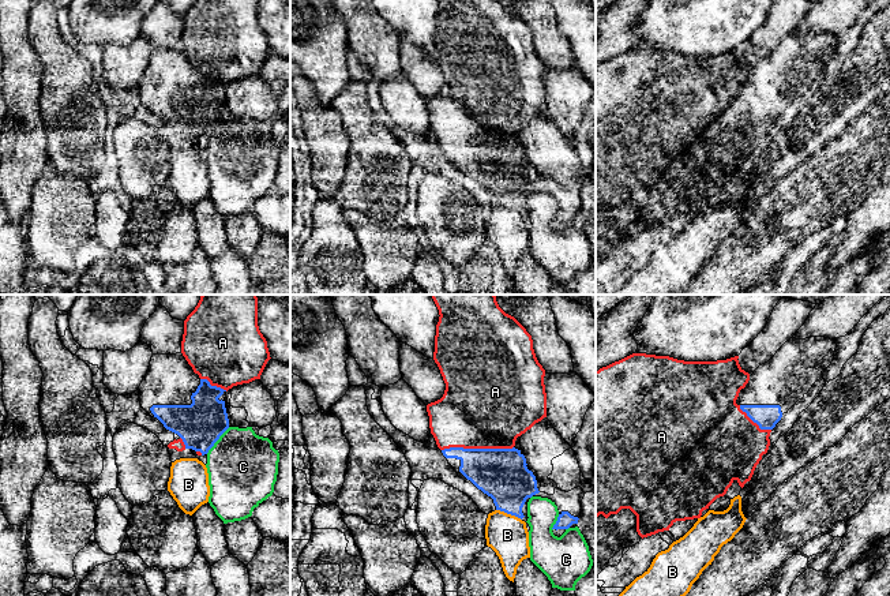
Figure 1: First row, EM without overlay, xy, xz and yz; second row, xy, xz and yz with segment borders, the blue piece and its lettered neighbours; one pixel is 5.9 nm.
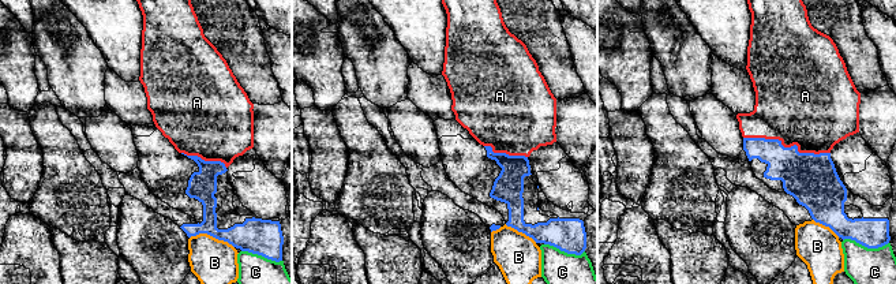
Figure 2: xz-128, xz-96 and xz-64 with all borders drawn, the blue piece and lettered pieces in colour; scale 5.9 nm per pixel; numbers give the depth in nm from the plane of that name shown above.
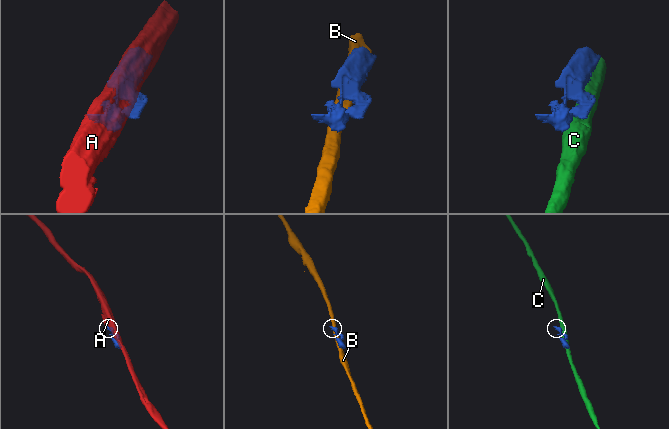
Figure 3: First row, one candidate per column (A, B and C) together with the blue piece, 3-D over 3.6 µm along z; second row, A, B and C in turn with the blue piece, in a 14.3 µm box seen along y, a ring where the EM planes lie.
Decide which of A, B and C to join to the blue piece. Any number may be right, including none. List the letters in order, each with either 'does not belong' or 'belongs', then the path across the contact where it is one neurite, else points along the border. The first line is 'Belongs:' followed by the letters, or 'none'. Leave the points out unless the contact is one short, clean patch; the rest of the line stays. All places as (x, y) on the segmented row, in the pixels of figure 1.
Belongs: none
A: does not belong
B: does not belong
C: does not belong

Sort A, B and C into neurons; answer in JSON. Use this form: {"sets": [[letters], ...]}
{"sets": [["A"], ["B"], ["C"]]}

